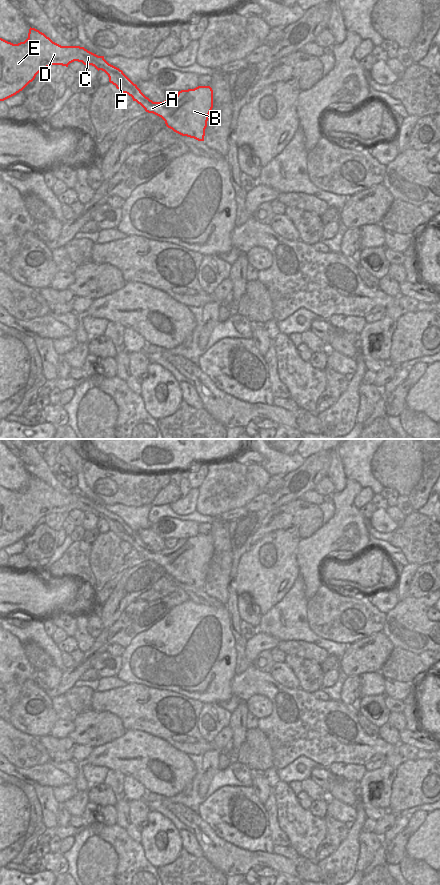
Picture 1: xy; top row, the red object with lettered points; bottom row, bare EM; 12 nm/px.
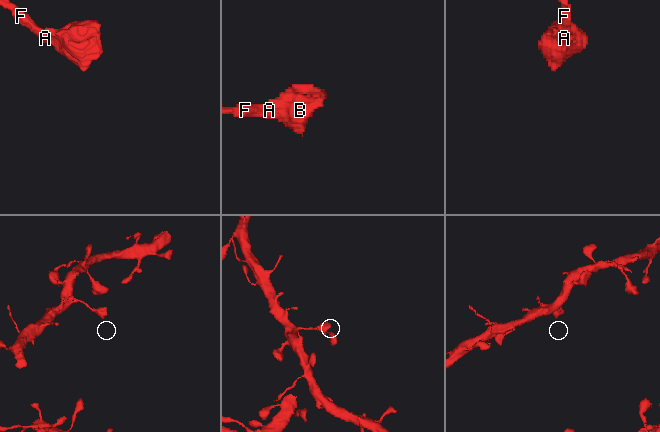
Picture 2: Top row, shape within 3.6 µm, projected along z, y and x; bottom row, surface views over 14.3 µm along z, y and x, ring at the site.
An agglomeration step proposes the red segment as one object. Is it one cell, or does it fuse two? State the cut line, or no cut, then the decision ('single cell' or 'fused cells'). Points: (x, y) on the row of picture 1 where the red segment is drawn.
no cut | single cell

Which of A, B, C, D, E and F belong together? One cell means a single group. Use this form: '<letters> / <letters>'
A B C D E F

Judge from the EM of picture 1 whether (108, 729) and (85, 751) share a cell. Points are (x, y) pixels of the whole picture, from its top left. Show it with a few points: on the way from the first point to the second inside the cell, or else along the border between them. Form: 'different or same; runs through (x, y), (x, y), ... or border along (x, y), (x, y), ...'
different; border along (77, 744), (83, 744), (92, 748)

